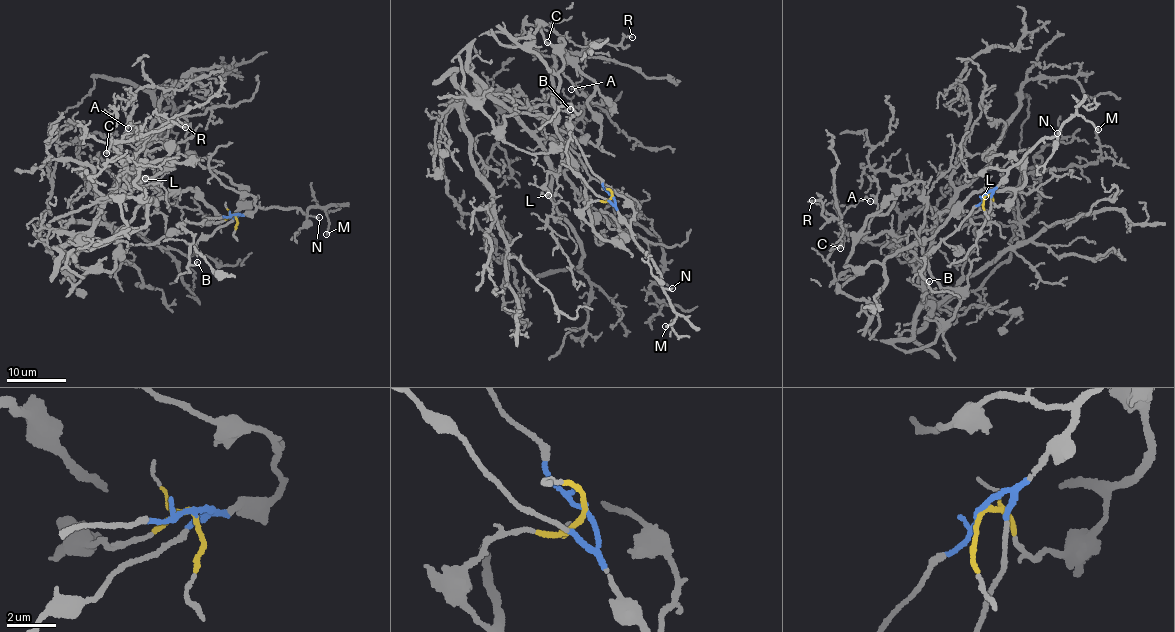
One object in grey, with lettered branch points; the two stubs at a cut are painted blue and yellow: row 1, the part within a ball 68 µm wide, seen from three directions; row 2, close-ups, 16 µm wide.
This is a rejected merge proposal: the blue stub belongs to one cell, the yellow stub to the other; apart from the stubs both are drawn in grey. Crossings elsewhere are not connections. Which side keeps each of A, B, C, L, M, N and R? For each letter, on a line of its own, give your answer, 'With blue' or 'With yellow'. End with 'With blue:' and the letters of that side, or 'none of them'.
A: With yellow
B: With blue
C: With yellow
L: With yellow
M: With blue
N: With blue
R: With yellow
With blue: B, M, N

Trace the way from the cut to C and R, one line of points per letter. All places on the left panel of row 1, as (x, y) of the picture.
C: (235, 215), (210, 221), (189, 187), (150, 203), (135, 178), (176, 145), (131, 182), (110, 140), (107, 154)
R: (235, 215), (189, 187), (150, 203), (135, 178), (176, 145), (123, 172), (113, 142), (185, 127)

